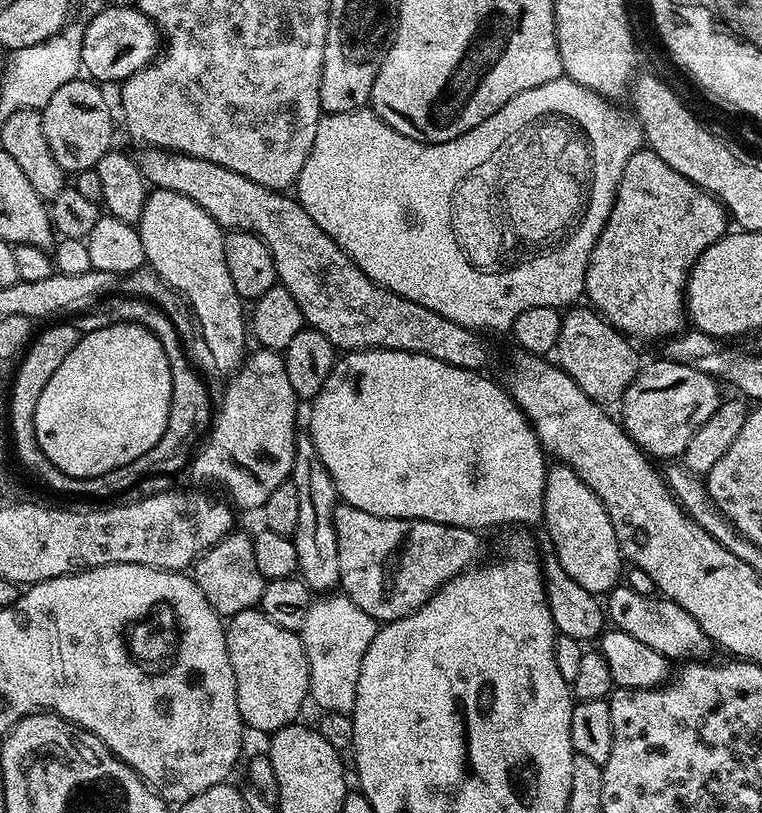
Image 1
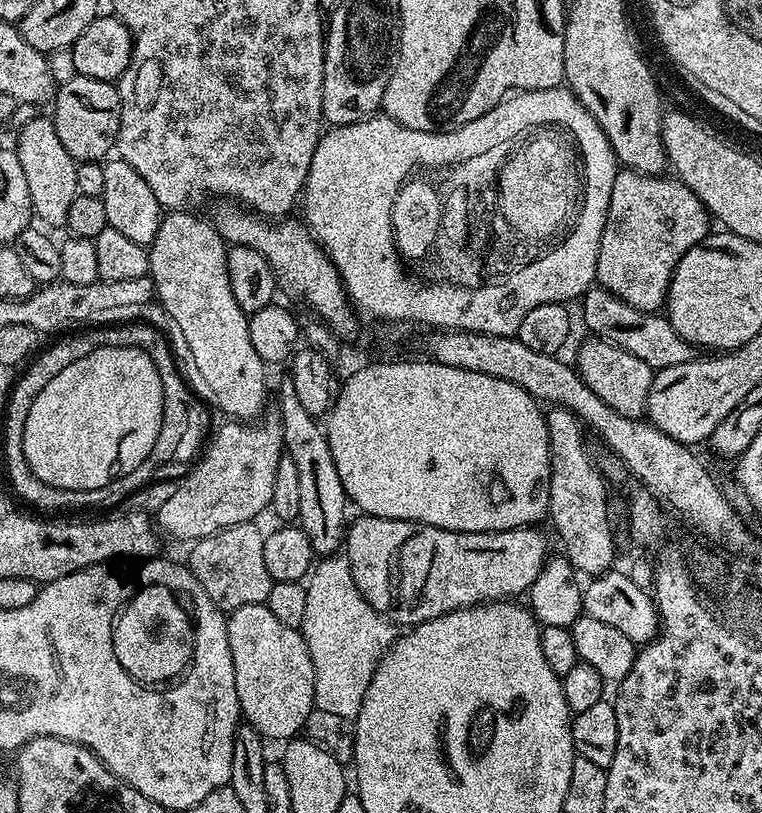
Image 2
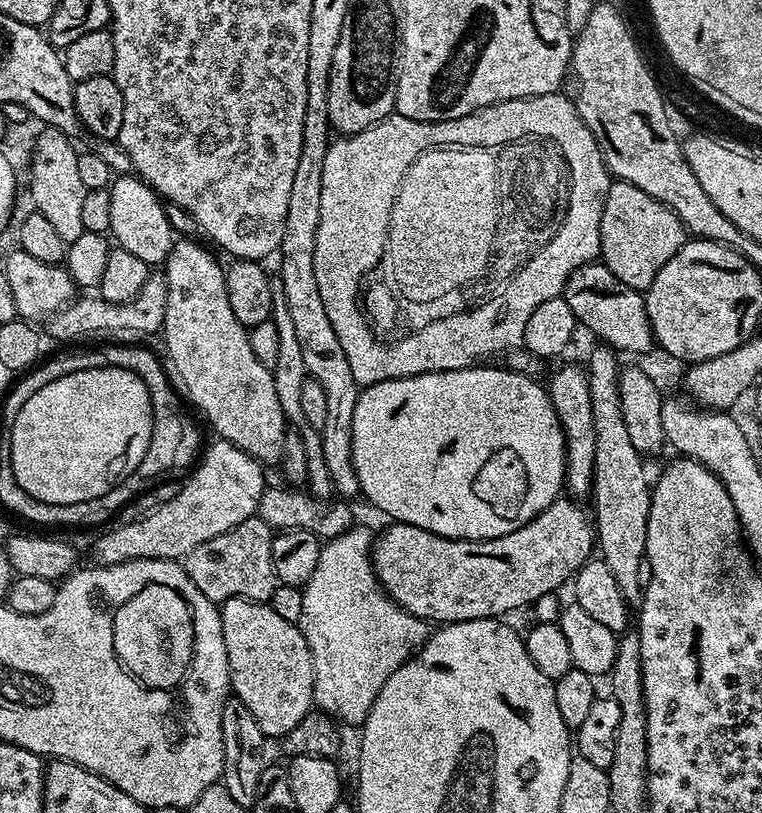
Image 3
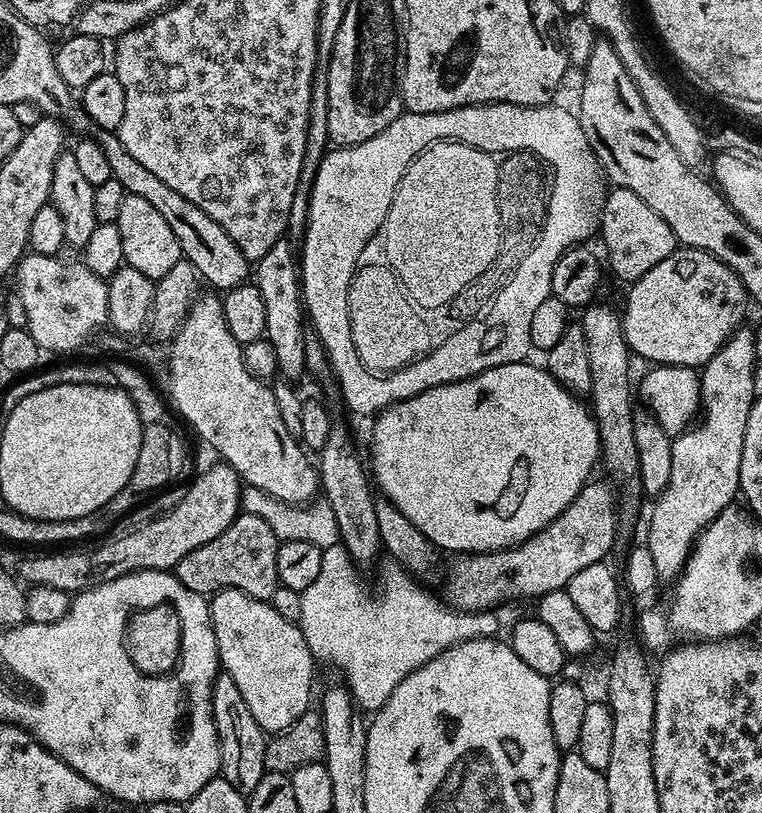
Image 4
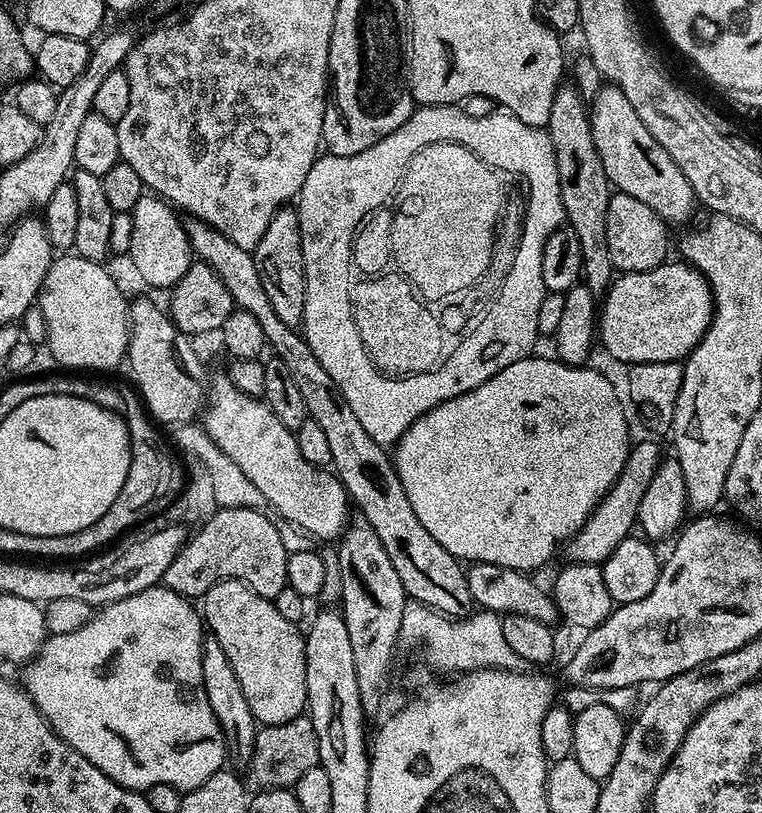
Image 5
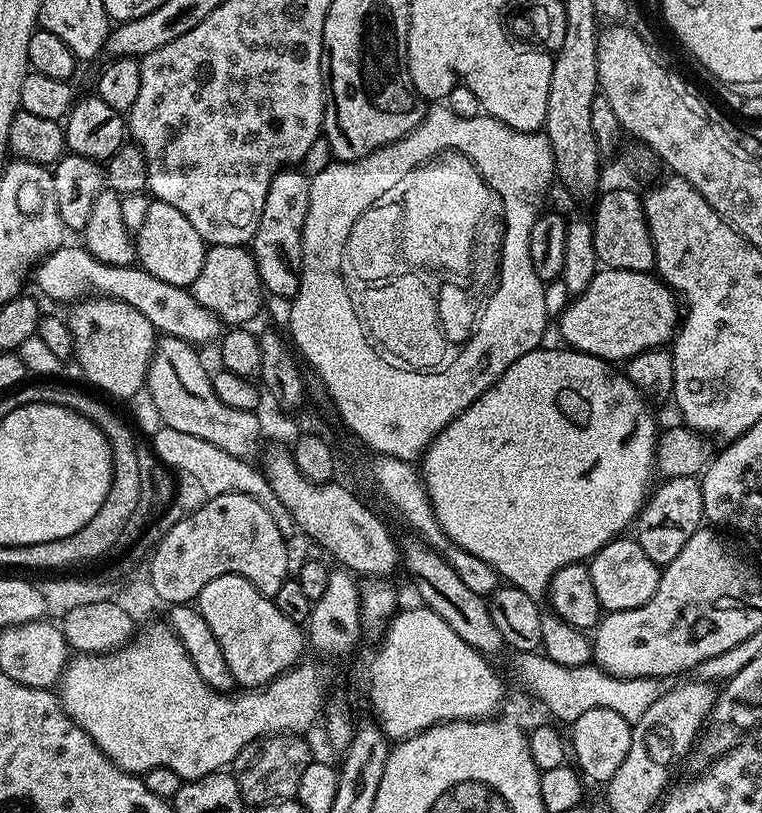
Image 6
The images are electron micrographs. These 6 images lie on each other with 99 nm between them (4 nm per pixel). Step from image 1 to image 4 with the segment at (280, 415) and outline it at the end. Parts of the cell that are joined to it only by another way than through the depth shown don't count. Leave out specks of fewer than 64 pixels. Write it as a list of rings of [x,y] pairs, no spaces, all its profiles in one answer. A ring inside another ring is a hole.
[[[219,462],[206,472],[201,472],[196,476],[197,480],[192,485],[187,485],[184,488],[184,497],[182,502],[178,502],[178,506],[174,506],[169,512],[164,512],[157,520],[151,520],[142,525],[138,530],[133,532],[122,532],[119,534],[108,534],[103,538],[93,539],[91,542],[81,543],[79,546],[68,546],[63,550],[48,550],[45,556],[28,556],[20,564],[20,572],[18,576],[25,585],[28,586],[54,586],[54,590],[62,590],[69,594],[84,592],[88,588],[98,586],[102,582],[114,582],[114,578],[122,578],[131,572],[141,572],[142,570],[158,570],[159,572],[166,572],[175,569],[178,562],[182,562],[182,558],[186,558],[186,554],[190,554],[190,550],[198,550],[198,546],[206,546],[206,542],[210,542],[210,538],[218,538],[218,534],[222,534],[222,530],[226,530],[226,526],[230,526],[230,522],[234,522],[236,517],[241,515],[241,491],[242,481],[240,476],[235,472],[229,464]]]

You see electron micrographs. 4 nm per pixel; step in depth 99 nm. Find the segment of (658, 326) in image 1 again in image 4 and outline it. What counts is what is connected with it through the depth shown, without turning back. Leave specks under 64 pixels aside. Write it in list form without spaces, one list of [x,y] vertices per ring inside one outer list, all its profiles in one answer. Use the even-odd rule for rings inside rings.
[[[613,187],[612,193],[605,195],[602,200],[600,219],[598,221],[598,236],[604,239],[604,248],[608,251],[608,264],[612,272],[623,282],[631,282],[642,278],[646,270],[658,266],[662,258],[666,258],[678,246],[678,241],[670,226],[638,198],[625,188]]]

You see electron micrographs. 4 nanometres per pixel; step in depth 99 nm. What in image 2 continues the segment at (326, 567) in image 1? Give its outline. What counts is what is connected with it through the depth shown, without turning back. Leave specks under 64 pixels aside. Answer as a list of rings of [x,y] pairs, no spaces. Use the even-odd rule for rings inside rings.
[[[284,378],[280,384],[280,409],[278,409],[280,425],[282,426],[282,438],[284,439],[284,449],[292,456],[295,467],[299,475],[299,507],[298,517],[299,527],[304,529],[304,533],[310,538],[310,546],[316,554],[336,554],[341,551],[346,540],[346,519],[344,515],[350,509],[350,501],[344,493],[342,478],[338,478],[338,466],[334,466],[334,458],[330,454],[330,442],[328,433],[322,427],[321,421],[317,417],[309,414],[302,402],[298,399],[298,394],[294,394],[294,382],[290,378]]]

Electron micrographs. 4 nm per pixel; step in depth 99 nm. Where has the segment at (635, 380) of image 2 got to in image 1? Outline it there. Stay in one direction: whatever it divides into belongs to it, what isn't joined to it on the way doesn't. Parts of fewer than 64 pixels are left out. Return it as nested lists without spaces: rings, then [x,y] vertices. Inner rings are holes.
[[[572,306],[561,315],[562,330],[554,353],[555,363],[586,395],[601,406],[615,405],[634,382],[642,367],[636,357],[633,341],[608,323],[591,307]]]

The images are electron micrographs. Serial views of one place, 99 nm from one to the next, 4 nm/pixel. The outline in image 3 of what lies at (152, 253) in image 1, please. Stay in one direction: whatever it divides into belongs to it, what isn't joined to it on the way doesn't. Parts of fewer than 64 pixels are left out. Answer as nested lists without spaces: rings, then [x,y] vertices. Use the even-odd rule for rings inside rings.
[[[180,238],[173,243],[172,249],[170,250],[170,254],[168,255],[167,260],[164,261],[162,265],[162,275],[164,278],[164,281],[166,282],[166,310],[164,311],[164,327],[162,329],[162,337],[164,336],[164,344],[166,347],[168,347],[168,356],[167,359],[170,361],[172,359],[172,364],[174,367],[176,367],[176,372],[178,375],[180,375],[180,380],[182,383],[184,383],[183,391],[186,393],[188,391],[188,396],[190,399],[193,400],[194,403],[197,404],[198,407],[201,408],[202,411],[204,411],[204,416],[206,419],[209,420],[210,423],[212,423],[212,428],[214,431],[216,431],[215,435],[219,437],[219,439],[222,440],[228,440],[231,444],[234,446],[238,446],[242,450],[246,450],[248,453],[250,453],[251,456],[253,456],[256,460],[263,462],[265,465],[271,466],[275,465],[277,461],[279,461],[280,455],[283,452],[283,438],[284,438],[284,432],[286,429],[286,421],[284,419],[284,415],[282,414],[282,406],[278,406],[278,394],[274,390],[274,378],[272,377],[272,369],[267,368],[266,366],[262,366],[262,362],[258,362],[258,358],[254,358],[254,350],[250,350],[250,338],[248,337],[249,329],[244,328],[242,326],[242,322],[238,322],[238,318],[234,318],[234,310],[230,310],[230,298],[226,298],[226,278],[224,277],[226,268],[225,265],[222,263],[219,264],[218,261],[215,260],[214,257],[211,256],[210,253],[207,252],[206,249],[203,248],[200,244],[195,244],[197,241],[192,238]]]

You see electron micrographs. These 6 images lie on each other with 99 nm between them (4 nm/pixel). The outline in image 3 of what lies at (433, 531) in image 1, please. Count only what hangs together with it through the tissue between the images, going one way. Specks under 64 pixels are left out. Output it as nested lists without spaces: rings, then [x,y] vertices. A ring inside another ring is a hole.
[[[557,498],[554,503],[546,510],[542,510],[530,522],[526,522],[518,530],[514,530],[505,536],[490,538],[489,540],[451,540],[442,538],[430,530],[422,530],[418,526],[401,524],[399,522],[389,523],[389,528],[384,533],[375,537],[372,545],[372,568],[376,572],[376,578],[380,581],[381,588],[388,593],[388,596],[400,608],[405,608],[410,614],[417,616],[419,620],[431,622],[436,626],[445,624],[456,624],[466,622],[467,620],[490,620],[493,618],[507,617],[507,612],[512,612],[515,608],[526,609],[535,604],[536,600],[543,595],[555,593],[564,583],[571,581],[577,570],[584,564],[587,564],[594,552],[594,520],[591,515],[588,516],[579,508],[579,503],[573,502],[568,498]]]

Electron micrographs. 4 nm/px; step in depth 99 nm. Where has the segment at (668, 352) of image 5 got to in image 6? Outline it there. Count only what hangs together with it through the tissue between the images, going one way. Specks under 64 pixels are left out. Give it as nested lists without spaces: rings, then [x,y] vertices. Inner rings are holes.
[[[604,268],[558,317],[565,345],[609,362],[626,362],[651,348],[664,348],[675,337],[682,319],[678,297],[659,276]]]

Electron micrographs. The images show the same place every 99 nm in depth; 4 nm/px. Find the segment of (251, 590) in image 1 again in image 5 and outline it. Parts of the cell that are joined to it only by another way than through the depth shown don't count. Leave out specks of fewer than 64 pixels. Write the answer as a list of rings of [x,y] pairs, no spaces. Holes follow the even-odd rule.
[[[217,507],[216,511],[199,525],[201,528],[197,532],[193,531],[180,547],[180,553],[176,555],[174,562],[170,562],[170,568],[166,570],[162,581],[163,587],[174,590],[179,596],[202,598],[218,582],[240,580],[244,584],[249,584],[260,596],[275,601],[277,594],[288,587],[286,578],[288,552],[285,546],[282,546],[273,517],[263,515],[266,514],[259,508]]]

